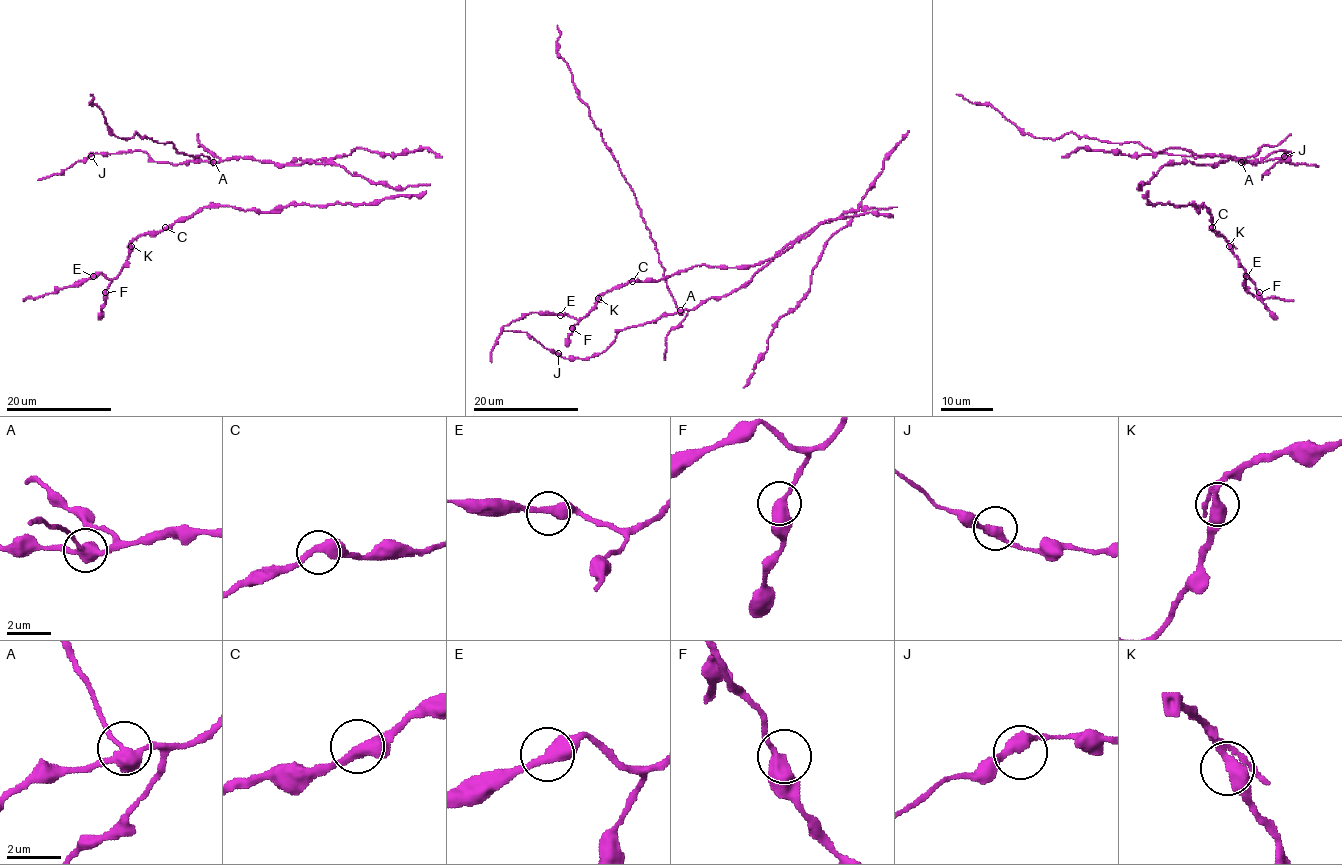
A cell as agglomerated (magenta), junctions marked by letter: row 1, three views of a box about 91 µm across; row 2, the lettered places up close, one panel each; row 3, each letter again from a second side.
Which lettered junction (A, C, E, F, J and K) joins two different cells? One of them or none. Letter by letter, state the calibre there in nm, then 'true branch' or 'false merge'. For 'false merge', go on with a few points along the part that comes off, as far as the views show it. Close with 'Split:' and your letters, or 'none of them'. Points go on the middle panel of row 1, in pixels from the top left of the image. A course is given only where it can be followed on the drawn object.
A: 360 nm thick; false merge; foreign part runs (680, 310), (635, 194), (594, 124), (589, 107), (579, 97), (570, 69), (557, 51), (560, 32), (557, 25)
C: 420 nm thick; true branch
E: 400 nm thick; true branch
F: 400 nm thick; true branch
J: 360 nm thick; true branch
K: 340 nm thick; true branch
Split: A

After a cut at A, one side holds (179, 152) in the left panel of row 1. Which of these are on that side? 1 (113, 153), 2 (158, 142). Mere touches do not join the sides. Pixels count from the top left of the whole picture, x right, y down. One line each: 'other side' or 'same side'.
1: other side
2: same side

